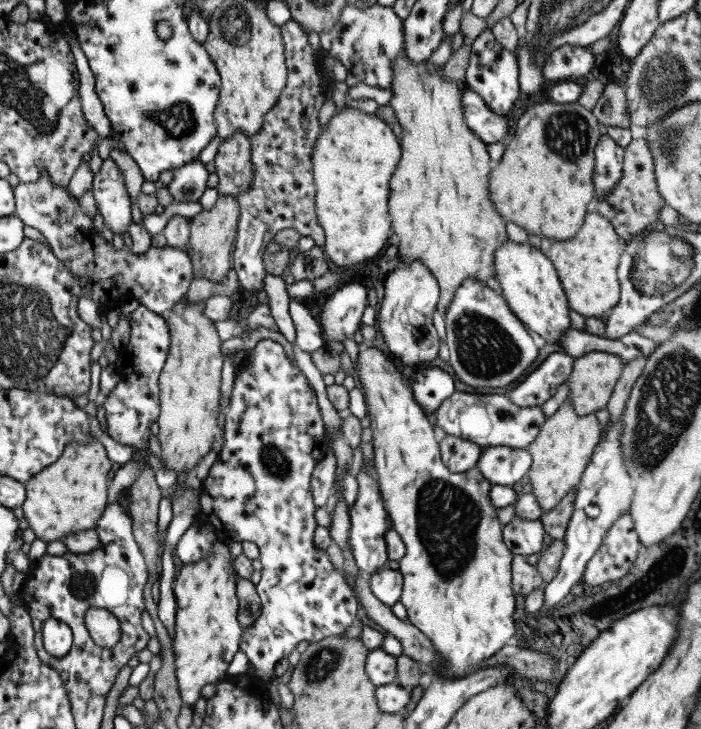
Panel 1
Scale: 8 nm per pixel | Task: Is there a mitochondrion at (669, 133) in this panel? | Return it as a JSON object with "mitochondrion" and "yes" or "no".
{"mitochondrion":"yes"}

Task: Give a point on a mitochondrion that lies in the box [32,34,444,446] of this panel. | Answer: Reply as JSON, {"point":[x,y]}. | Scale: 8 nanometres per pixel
{"point":[177,119]}

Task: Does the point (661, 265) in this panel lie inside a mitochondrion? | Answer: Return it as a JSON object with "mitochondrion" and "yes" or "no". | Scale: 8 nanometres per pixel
{"mitochondrion":"yes"}

